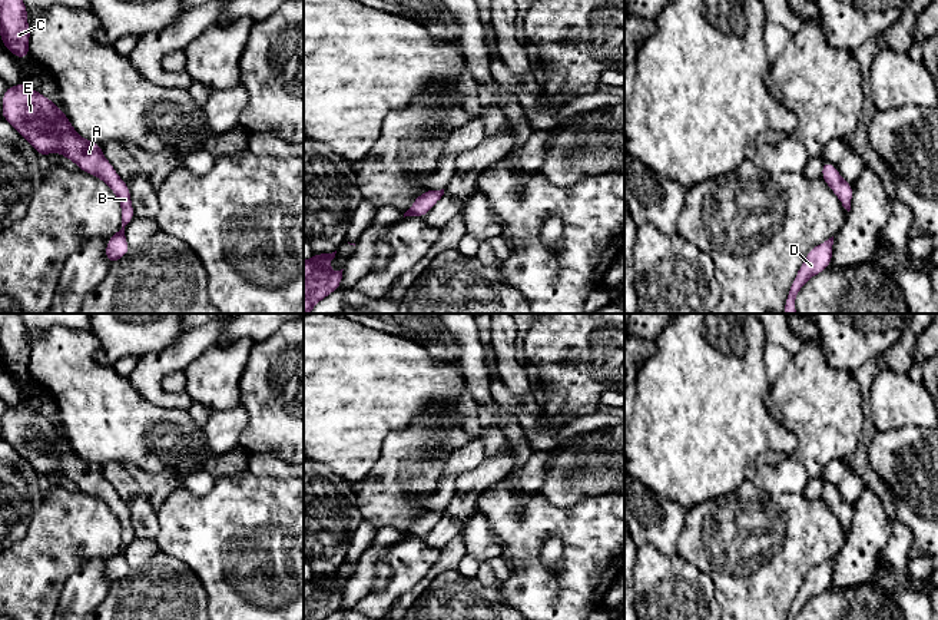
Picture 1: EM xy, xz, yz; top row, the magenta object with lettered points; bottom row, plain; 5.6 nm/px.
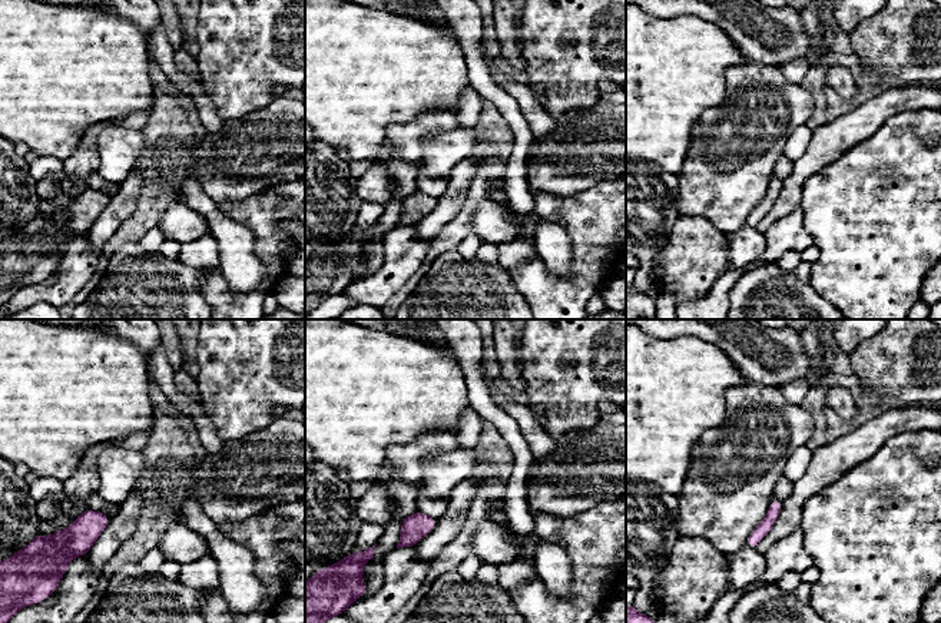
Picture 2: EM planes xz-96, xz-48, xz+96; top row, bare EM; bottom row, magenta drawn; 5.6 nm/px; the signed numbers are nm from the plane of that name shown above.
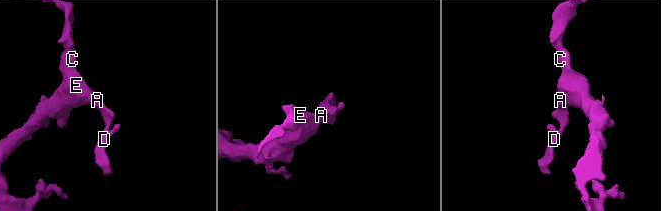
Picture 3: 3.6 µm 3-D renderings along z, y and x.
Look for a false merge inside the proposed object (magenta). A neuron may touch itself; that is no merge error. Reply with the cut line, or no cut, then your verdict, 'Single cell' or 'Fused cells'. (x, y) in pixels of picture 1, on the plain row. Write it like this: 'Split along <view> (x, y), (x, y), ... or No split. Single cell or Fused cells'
No split. Single cell

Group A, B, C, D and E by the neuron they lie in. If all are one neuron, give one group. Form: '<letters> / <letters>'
A B C D E

